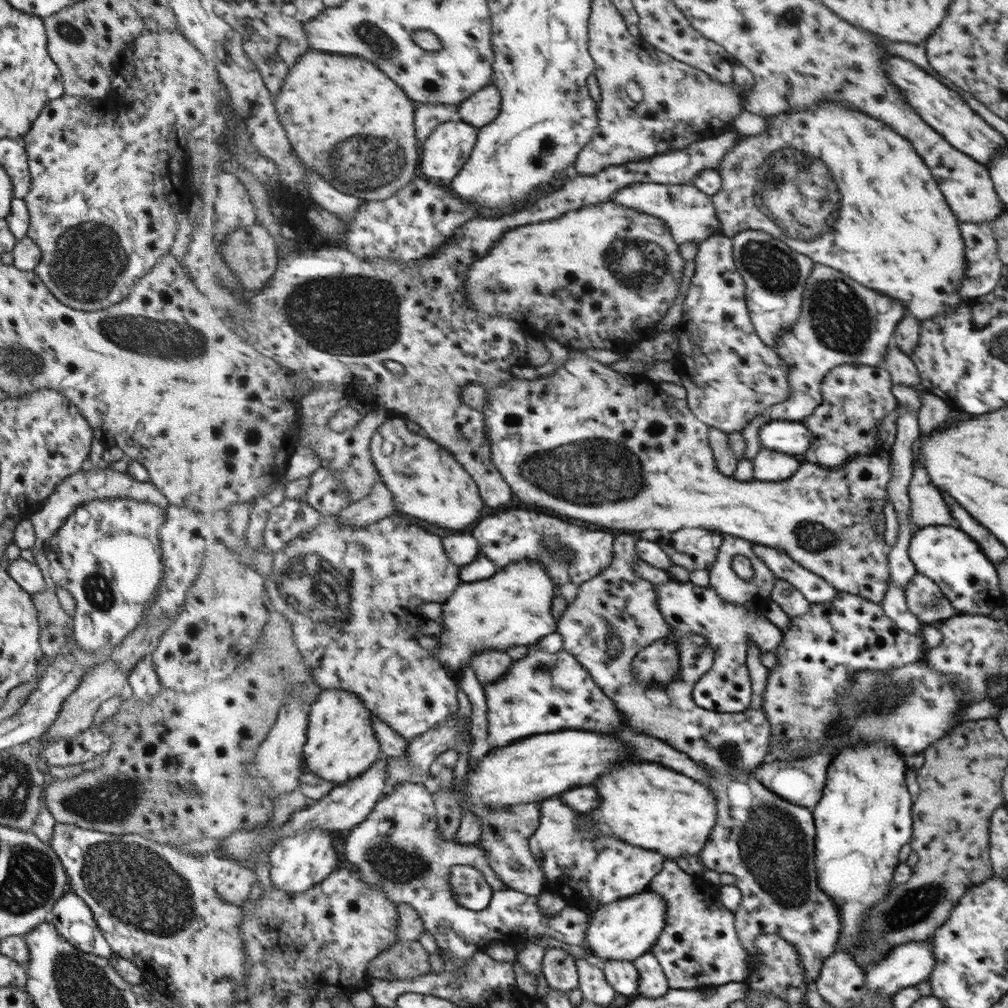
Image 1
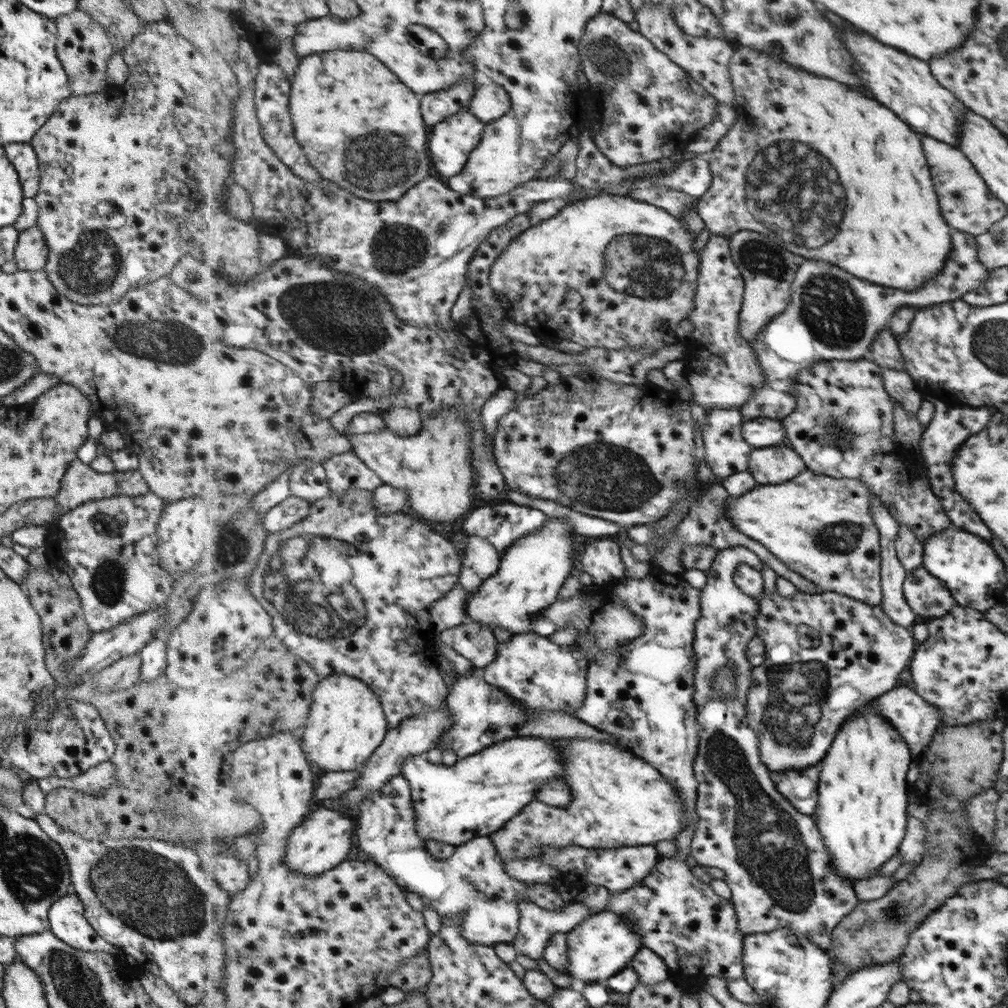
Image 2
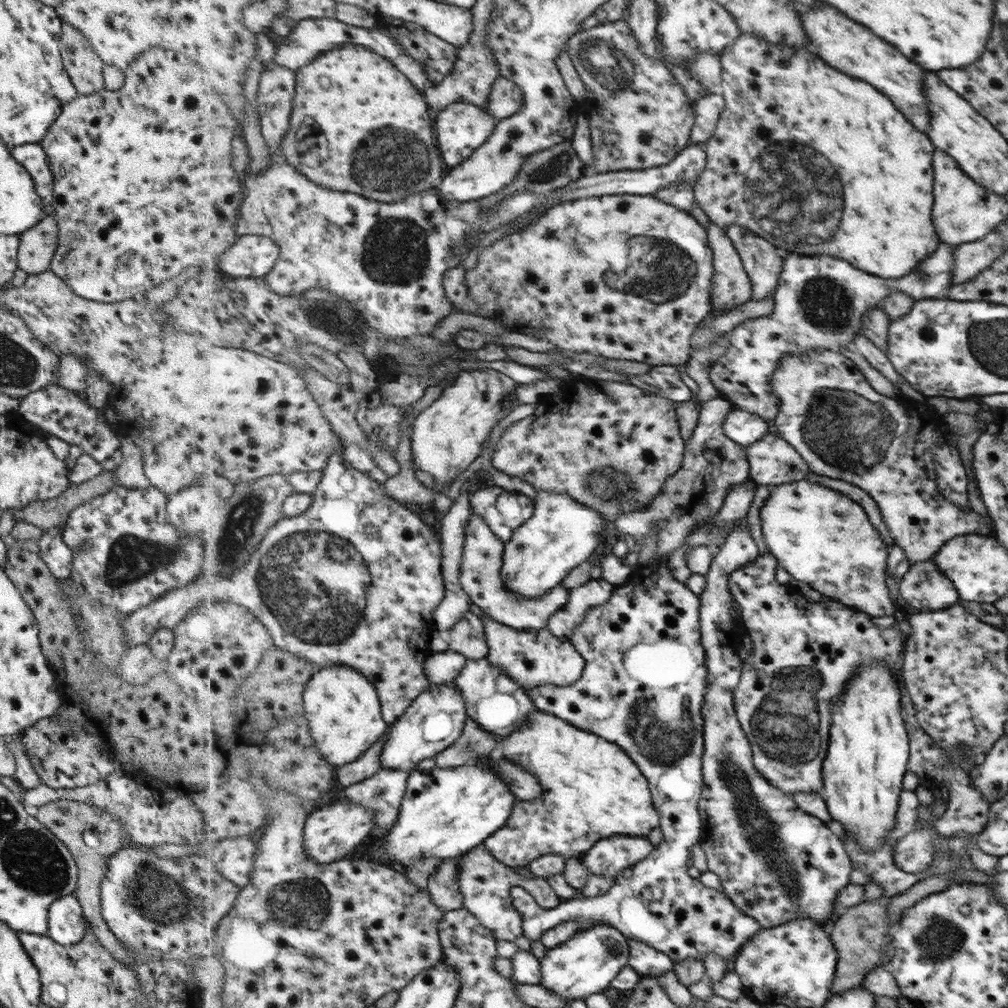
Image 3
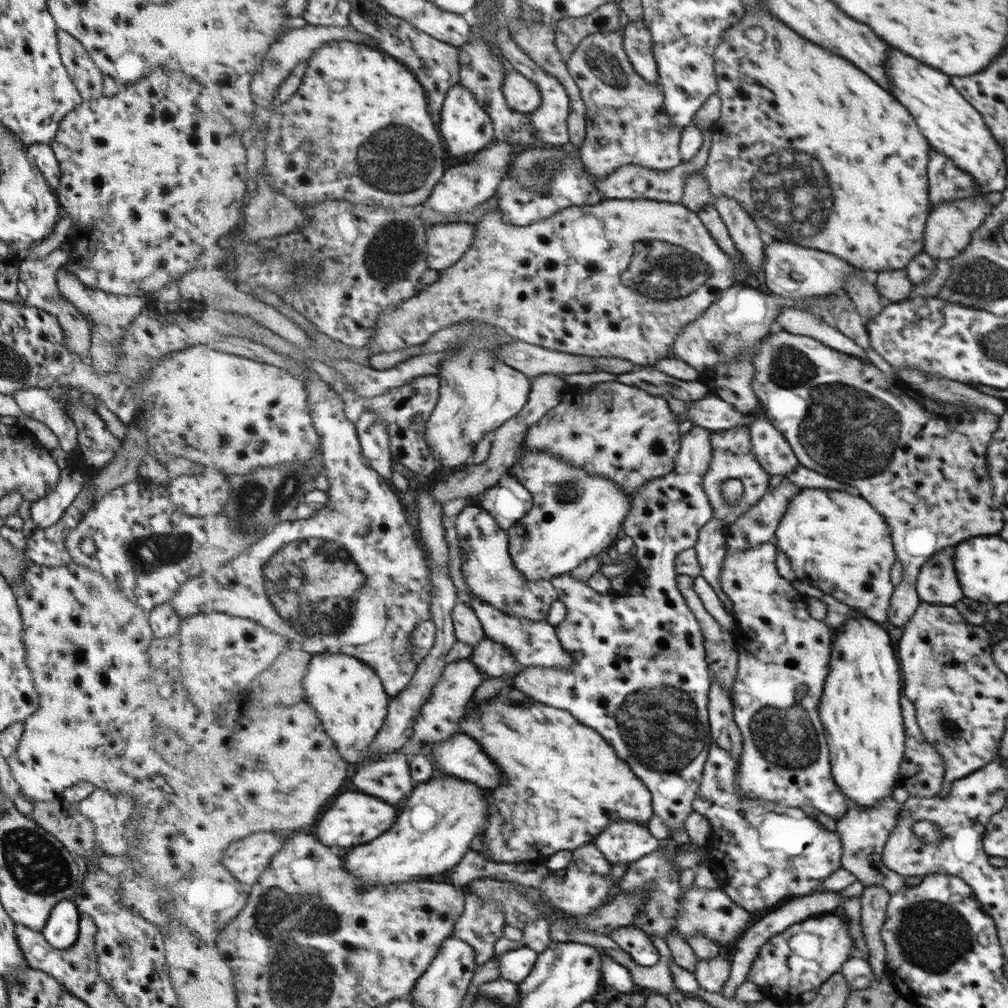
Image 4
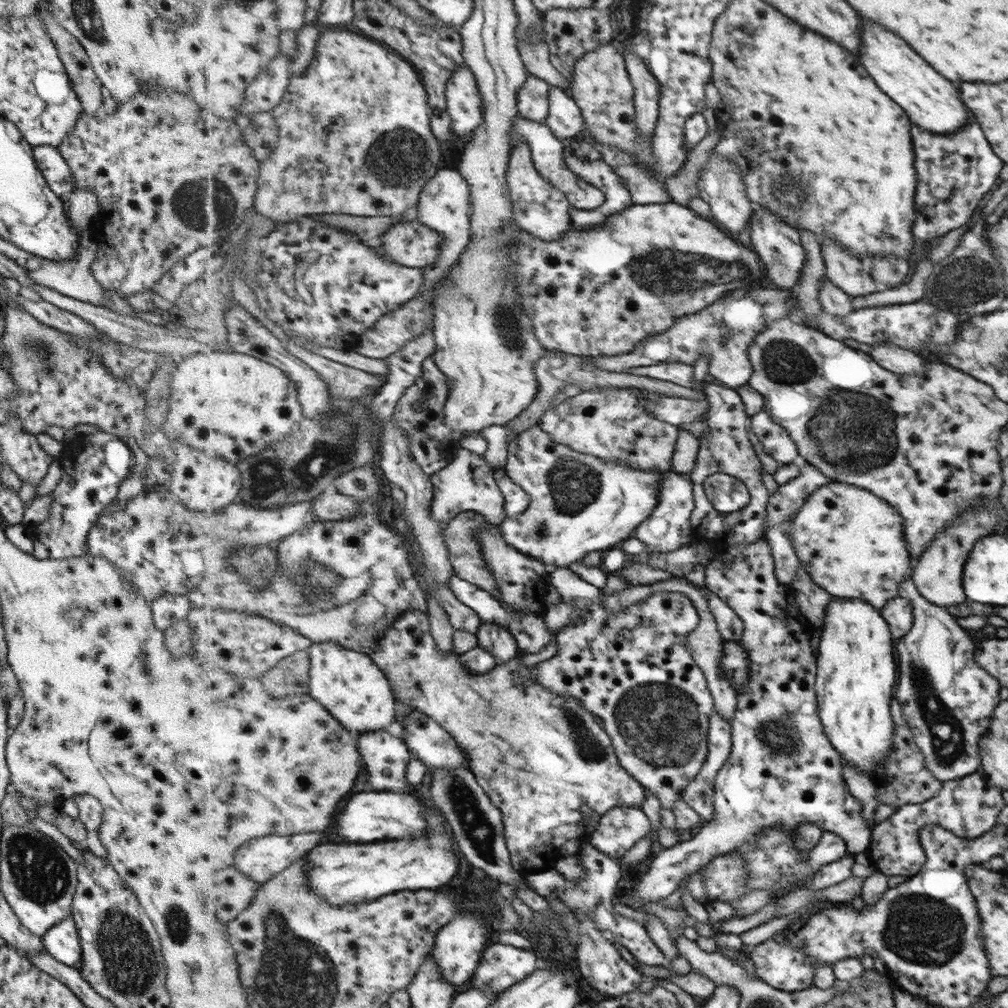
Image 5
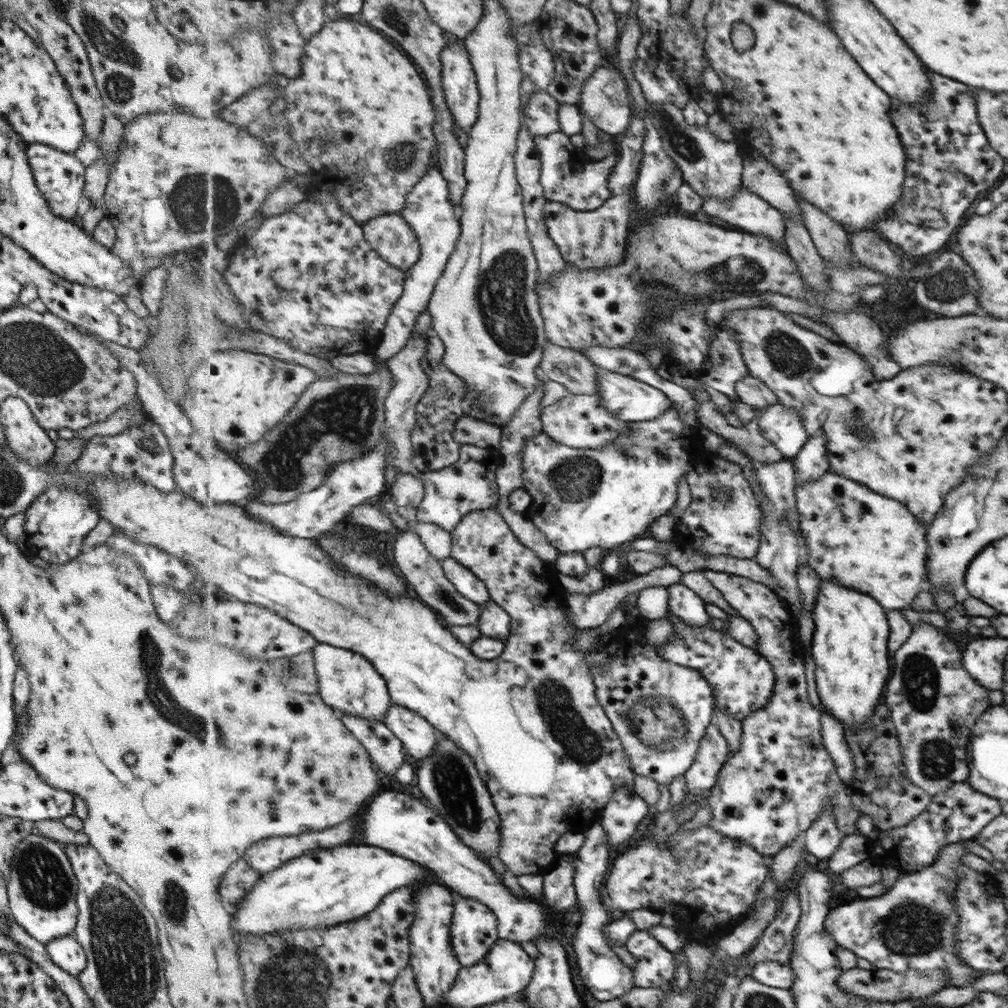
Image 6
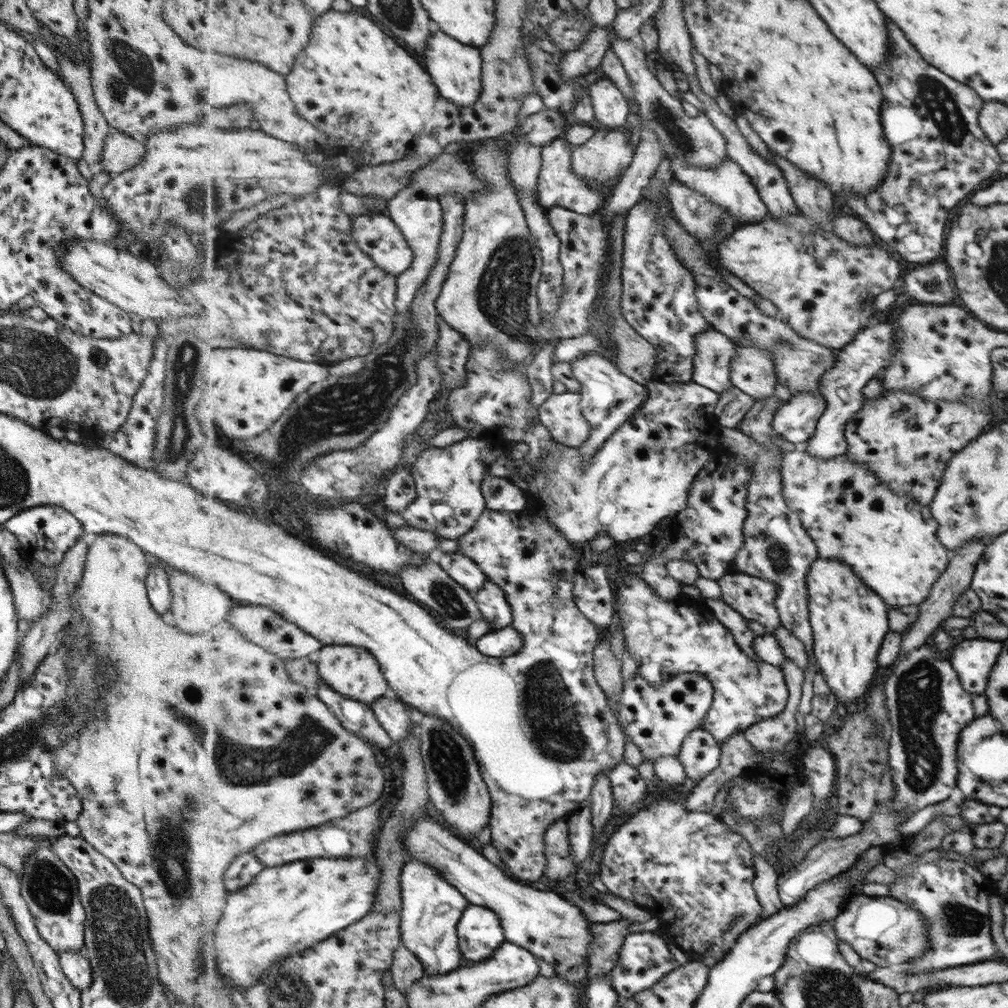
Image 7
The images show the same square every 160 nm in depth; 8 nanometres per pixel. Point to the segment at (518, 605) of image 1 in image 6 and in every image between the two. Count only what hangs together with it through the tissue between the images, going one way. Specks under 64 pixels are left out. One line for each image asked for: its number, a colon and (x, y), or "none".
2: (532, 571)
3: (563, 532)
4: (575, 515)
5: (580, 504)
6: (581, 498)

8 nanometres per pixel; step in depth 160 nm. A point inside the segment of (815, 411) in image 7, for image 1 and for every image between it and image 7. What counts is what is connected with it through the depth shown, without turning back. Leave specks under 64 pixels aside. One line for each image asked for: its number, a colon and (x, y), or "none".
1: (771, 466)
2: (775, 464)
3: (774, 461)
4: (771, 447)
5: (777, 442)
6: (783, 426)

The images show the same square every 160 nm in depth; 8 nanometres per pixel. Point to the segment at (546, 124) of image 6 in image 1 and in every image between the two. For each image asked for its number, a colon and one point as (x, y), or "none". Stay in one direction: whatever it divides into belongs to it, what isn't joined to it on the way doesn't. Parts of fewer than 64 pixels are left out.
1: (481, 109)
2: (490, 102)
3: (507, 99)
4: (523, 94)
5: (534, 97)

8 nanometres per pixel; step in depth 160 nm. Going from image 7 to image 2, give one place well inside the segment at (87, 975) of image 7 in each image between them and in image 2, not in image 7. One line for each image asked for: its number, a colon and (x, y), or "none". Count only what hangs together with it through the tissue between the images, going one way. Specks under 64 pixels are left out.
2: (66, 921)
3: (66, 926)
4: (60, 931)
5: (61, 942)
6: (65, 952)

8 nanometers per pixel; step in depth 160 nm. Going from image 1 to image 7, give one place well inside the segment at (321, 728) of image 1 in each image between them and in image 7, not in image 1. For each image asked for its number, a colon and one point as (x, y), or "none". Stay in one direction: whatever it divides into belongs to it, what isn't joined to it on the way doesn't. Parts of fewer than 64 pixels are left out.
2: (347, 723)
3: (345, 713)
4: (350, 699)
5: (356, 691)
6: (348, 682)
7: (352, 671)

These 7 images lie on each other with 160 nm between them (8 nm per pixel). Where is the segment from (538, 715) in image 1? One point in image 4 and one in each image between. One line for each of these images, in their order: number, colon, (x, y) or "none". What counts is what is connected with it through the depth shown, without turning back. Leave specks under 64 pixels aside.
2: (542, 675)
3: (539, 658)
4: (534, 644)

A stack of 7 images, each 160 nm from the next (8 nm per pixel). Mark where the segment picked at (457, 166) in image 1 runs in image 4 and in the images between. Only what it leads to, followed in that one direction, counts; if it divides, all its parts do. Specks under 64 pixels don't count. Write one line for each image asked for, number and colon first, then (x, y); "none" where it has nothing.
2: (453, 140)
3: (463, 127)
4: (467, 126)

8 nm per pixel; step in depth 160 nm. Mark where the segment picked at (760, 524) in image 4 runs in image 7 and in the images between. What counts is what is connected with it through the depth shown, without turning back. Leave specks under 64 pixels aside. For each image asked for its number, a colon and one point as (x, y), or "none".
5: (790, 497)
6: (812, 463)
7: (870, 351)

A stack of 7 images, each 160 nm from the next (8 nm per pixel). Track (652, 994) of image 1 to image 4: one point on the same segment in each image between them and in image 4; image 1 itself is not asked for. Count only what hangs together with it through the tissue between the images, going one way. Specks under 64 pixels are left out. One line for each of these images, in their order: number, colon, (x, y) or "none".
2: (652, 969)
3: (649, 962)
4: (637, 943)

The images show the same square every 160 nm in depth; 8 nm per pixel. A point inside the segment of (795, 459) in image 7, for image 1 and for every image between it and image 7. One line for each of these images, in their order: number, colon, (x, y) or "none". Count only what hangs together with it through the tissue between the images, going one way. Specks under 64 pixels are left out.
1: (550, 435)
2: (820, 526)
3: (821, 536)
4: (835, 538)
5: (852, 543)
6: (872, 543)

